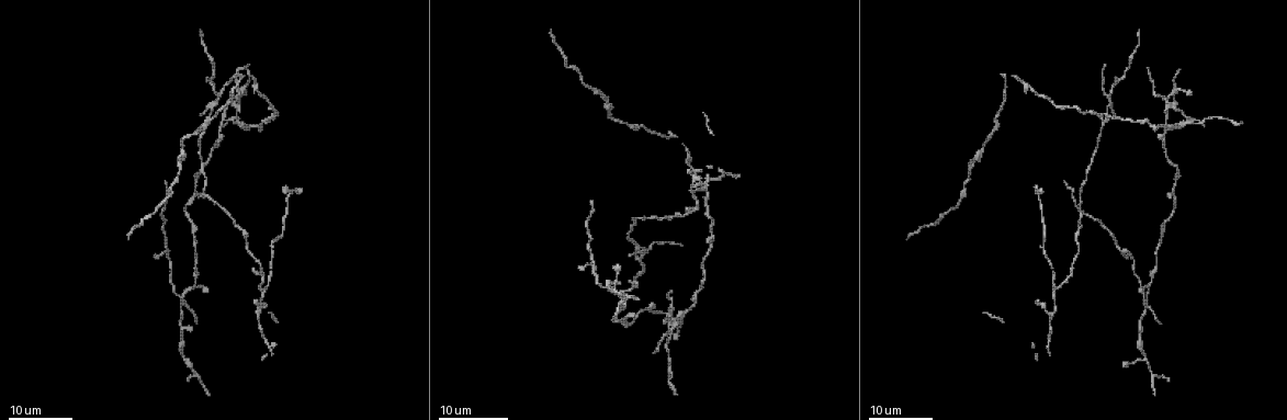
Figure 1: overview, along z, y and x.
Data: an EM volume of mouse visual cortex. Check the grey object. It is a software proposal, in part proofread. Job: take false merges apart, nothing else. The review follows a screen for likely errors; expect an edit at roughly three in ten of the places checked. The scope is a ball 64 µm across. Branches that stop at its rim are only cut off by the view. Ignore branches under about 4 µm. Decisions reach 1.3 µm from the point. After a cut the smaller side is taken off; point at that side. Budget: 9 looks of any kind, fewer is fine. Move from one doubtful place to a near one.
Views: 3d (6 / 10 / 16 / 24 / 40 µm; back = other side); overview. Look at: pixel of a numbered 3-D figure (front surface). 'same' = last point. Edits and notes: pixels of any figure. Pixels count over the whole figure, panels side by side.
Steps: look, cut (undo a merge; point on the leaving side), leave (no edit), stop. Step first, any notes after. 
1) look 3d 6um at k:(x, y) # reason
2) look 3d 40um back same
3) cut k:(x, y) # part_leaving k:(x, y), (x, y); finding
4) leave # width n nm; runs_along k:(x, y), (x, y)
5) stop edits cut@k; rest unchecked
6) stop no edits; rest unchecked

look 3d 24um at 1:(1154, 270)

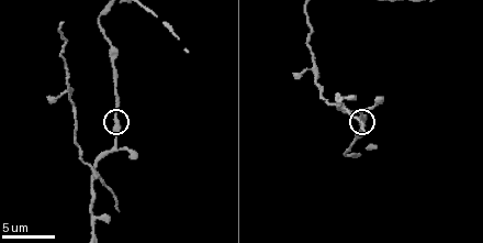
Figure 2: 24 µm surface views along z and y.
look 3d 10um at 2:(113, 119) # closer look

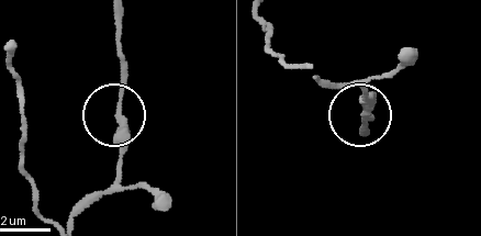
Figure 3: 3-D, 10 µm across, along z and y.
leave # runs_along 3:(358, 135), (365, 80); continuous, no second neuron

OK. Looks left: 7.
look 3d 10um at 2:(91, 173) # four or more arms meet

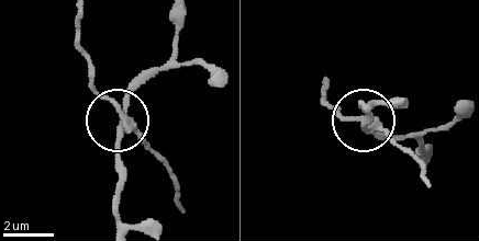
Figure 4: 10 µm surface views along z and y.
cut 4:(101, 99) # part_leaving 4:(124, 121), (95, 84), (80, 41), (80, 15); a second neuron is stuck on

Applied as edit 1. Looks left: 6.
look overview # redraw

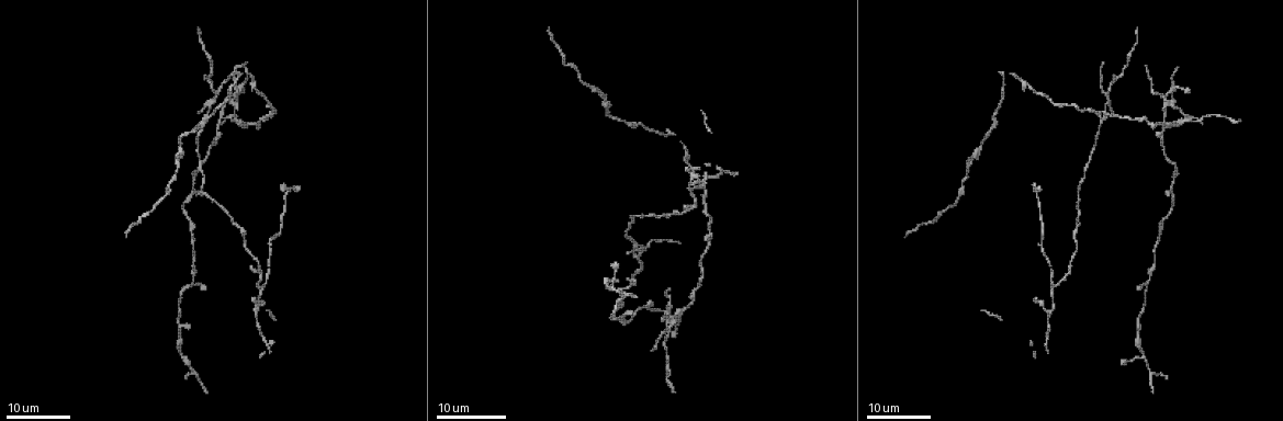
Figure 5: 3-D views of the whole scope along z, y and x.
look 3d 24um at 5:(263, 288) # three arms meet

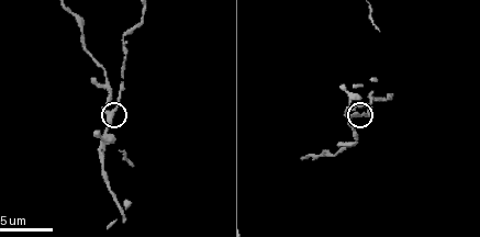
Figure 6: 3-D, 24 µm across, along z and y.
look 3d 6um at 6:(111, 116) # zoom in

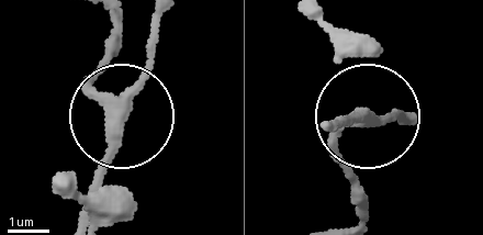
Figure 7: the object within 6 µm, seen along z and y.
look 3d 6um back at 7:(123, 106)

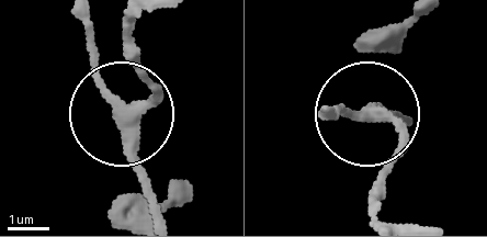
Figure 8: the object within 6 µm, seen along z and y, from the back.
leave # width 280 nm; runs_along 8:(144, 9), (136, 111), (98, 72), (83, 9); one neuron here

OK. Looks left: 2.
look 3d 24um at 5:(216, 92) # two arms in line, one across

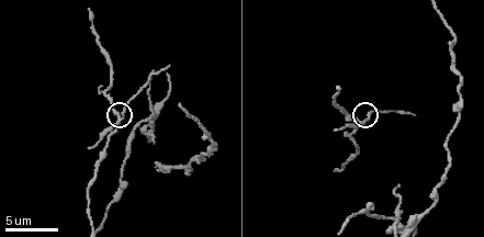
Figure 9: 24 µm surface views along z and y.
look 3d 10um at 9:(121, 118)

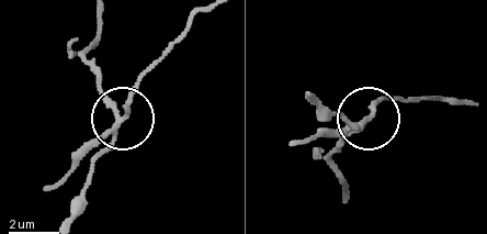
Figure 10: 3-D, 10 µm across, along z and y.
cut 10:(132, 96) # width 180 nm; part_leaving 10:(116, 120), (139, 78), (196, 15); a second neuron is stuck on

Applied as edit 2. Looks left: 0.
stop edits cut@4, cut@10; rest unchecked

